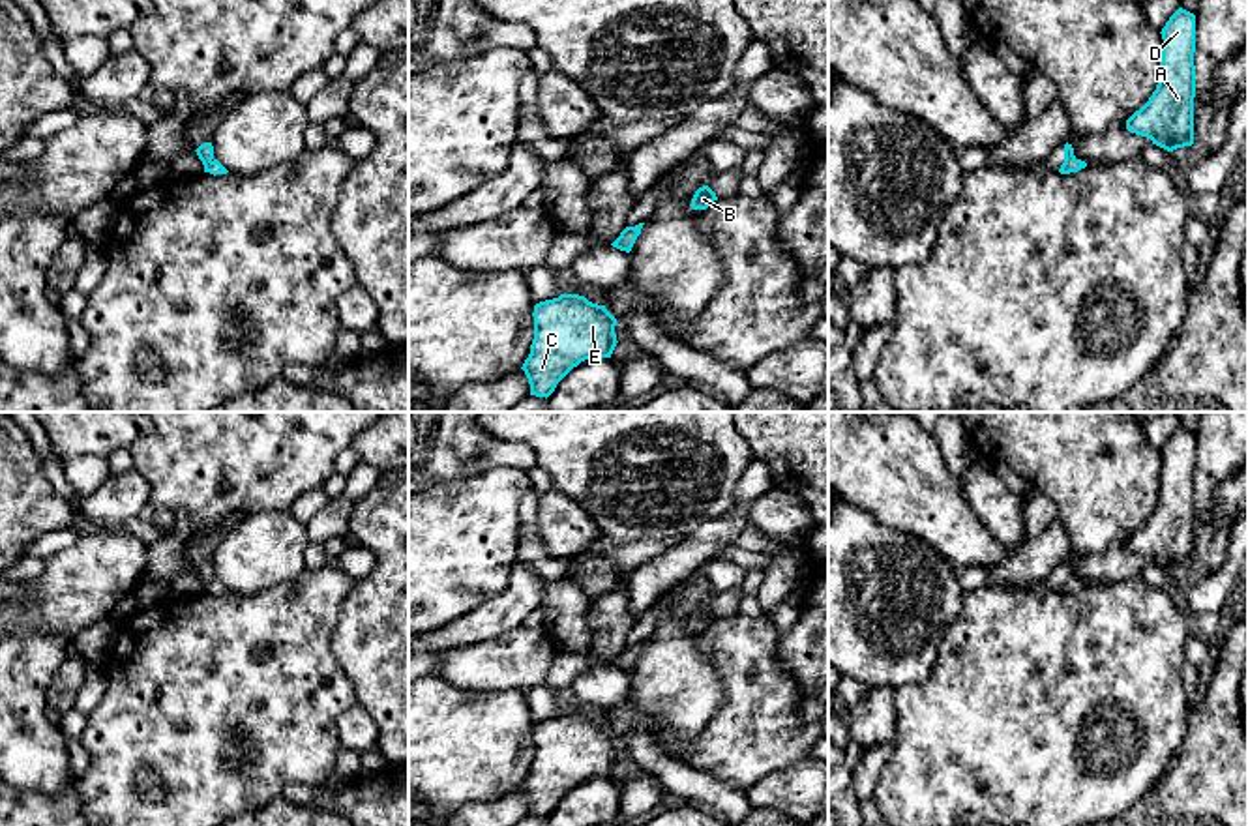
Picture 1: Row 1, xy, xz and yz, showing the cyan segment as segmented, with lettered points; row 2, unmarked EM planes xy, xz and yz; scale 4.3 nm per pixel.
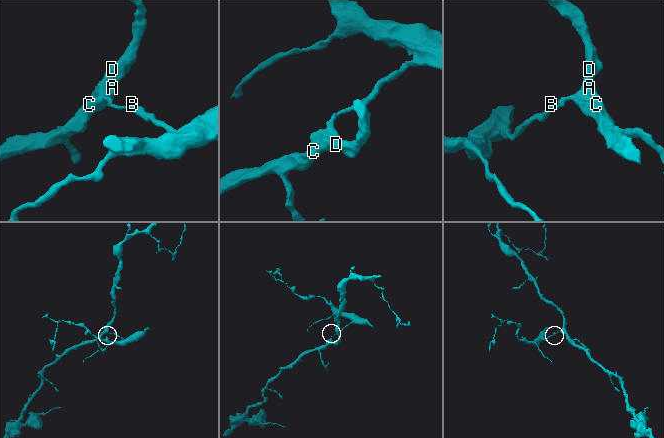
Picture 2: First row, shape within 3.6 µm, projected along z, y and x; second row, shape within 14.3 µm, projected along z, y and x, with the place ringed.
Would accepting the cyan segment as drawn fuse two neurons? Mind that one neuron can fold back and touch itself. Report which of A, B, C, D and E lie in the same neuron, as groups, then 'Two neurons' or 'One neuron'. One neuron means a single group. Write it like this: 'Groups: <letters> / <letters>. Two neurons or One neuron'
Groups: A B C D E. One neuron

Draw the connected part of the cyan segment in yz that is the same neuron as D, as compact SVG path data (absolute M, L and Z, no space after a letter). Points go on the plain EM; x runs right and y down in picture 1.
M1179 427L1160 453L1164 466L1156 509L1126 539L1126 549L1173 571L1194 564L1196 435Z

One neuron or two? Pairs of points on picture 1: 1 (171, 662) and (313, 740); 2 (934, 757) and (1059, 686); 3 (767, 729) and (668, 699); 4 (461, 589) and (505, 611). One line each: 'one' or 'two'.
1: one
2: one
3: two
4: two

